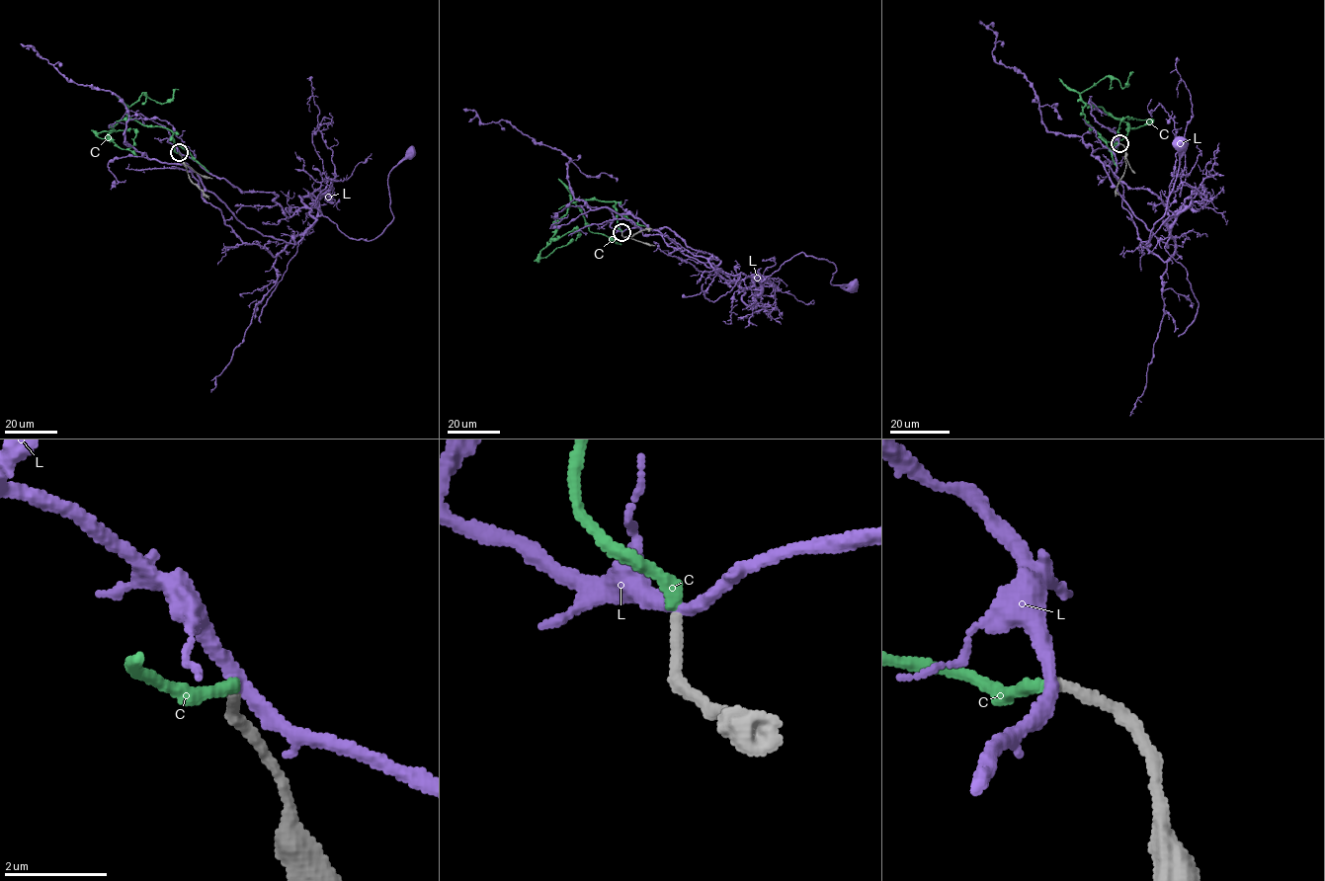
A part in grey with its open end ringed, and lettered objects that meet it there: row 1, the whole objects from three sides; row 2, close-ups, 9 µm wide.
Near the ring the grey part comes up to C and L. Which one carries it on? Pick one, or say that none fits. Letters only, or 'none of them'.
C

